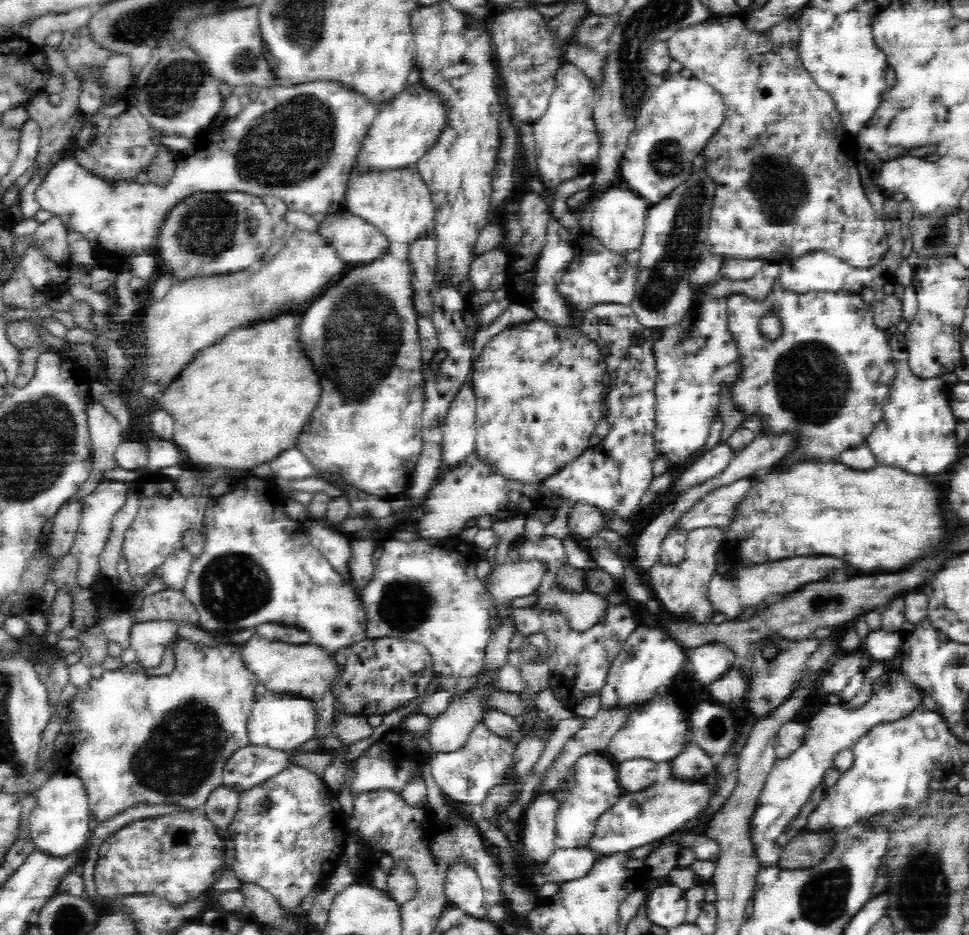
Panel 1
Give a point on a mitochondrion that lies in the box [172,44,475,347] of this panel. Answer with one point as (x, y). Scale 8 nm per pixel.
(291, 142)

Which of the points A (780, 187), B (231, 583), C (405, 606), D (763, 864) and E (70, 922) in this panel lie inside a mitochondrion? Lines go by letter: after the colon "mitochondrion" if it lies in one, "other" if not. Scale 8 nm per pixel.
A: mitochondrion
B: mitochondrion
C: mitochondrion
D: other
E: mitochondrion

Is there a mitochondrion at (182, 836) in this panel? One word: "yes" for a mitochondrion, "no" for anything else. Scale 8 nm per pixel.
yes

